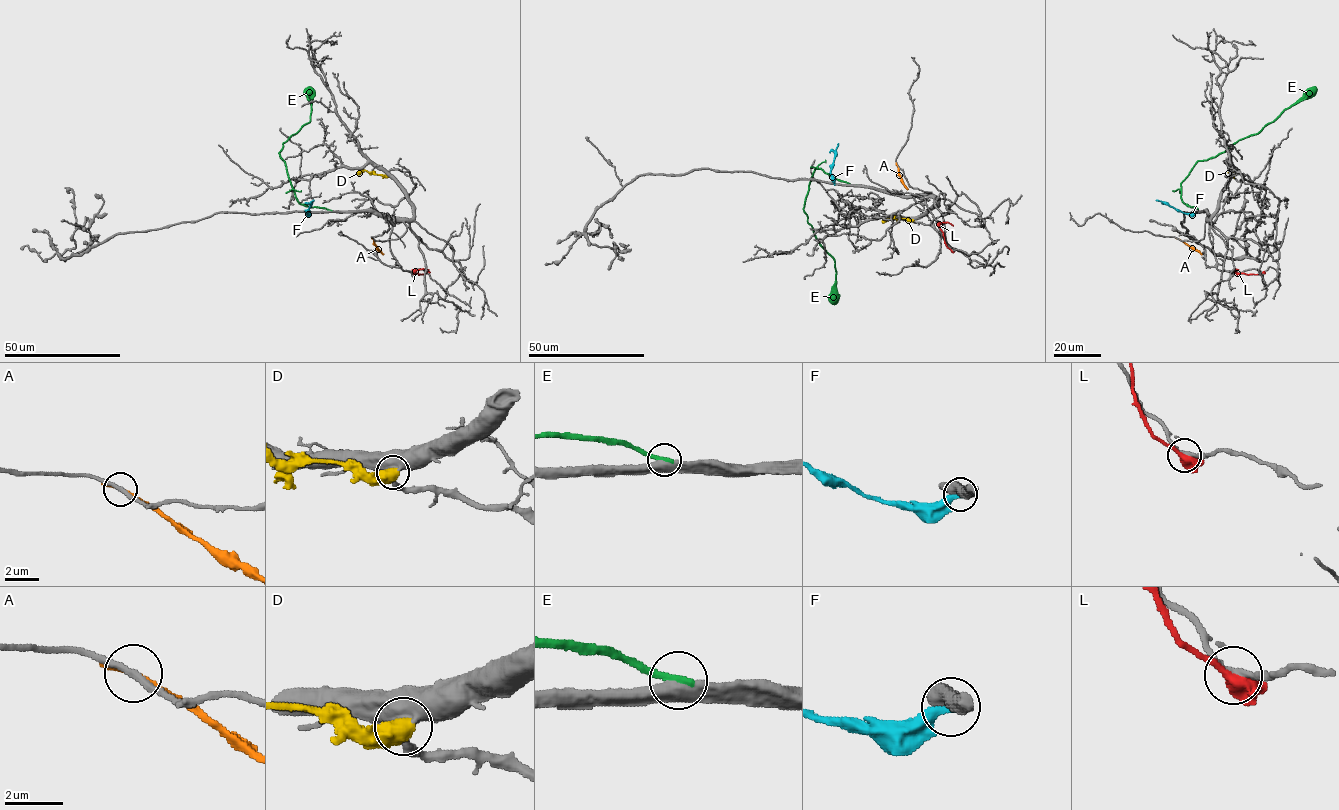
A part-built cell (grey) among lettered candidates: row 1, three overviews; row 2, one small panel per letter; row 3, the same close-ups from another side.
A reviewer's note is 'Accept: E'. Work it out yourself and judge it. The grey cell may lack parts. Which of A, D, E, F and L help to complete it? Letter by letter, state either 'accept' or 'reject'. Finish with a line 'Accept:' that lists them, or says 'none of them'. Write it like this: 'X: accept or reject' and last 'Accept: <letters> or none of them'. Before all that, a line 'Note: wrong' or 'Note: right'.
Note: right
A: reject
D: reject
E: accept
F: reject
L: reject
Accept: E

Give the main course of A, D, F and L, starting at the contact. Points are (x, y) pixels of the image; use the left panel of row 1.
A: (373, 239), (383, 254)
D: (388, 176), (364, 170), (357, 175)
F: (310, 212), (306, 213), (313, 200)
L: (427, 272), (414, 272), (428, 270)

